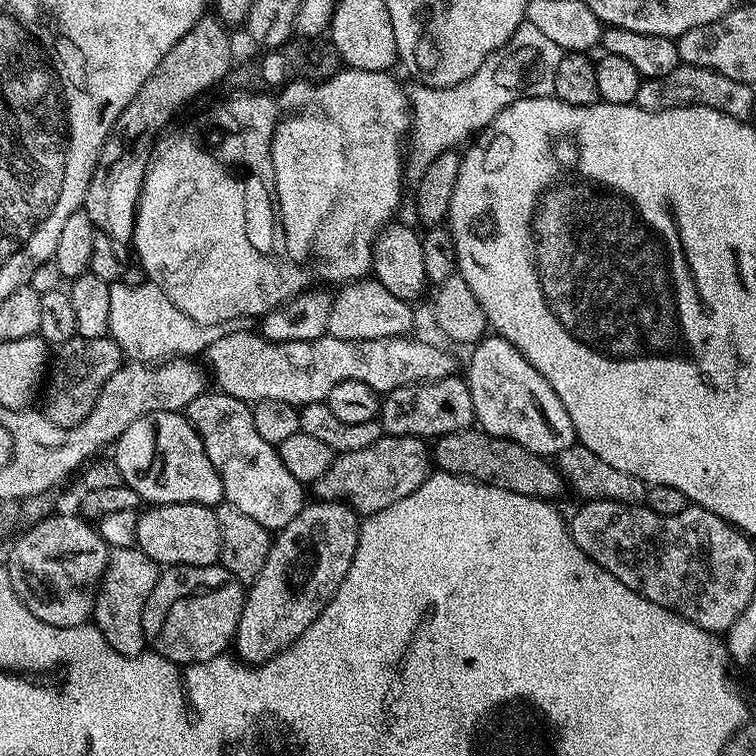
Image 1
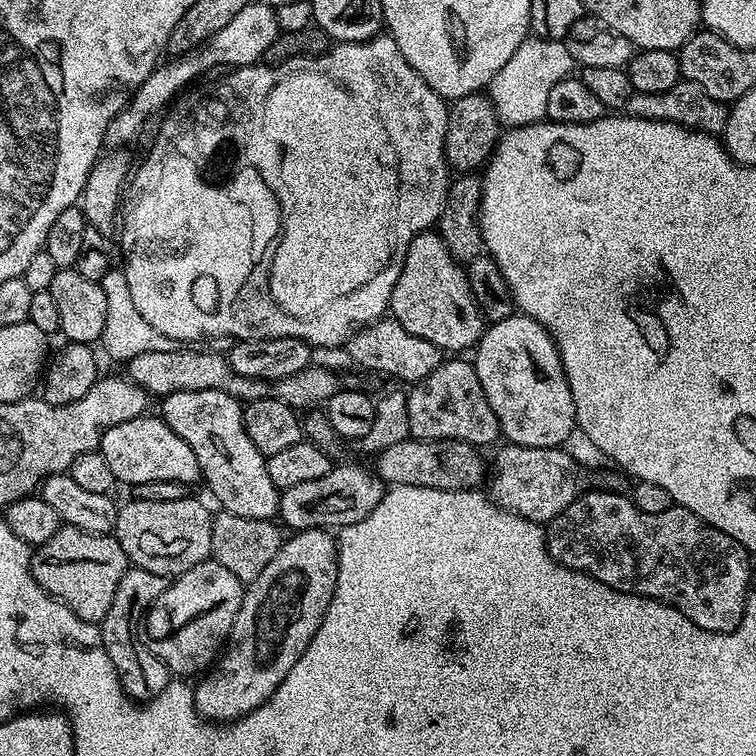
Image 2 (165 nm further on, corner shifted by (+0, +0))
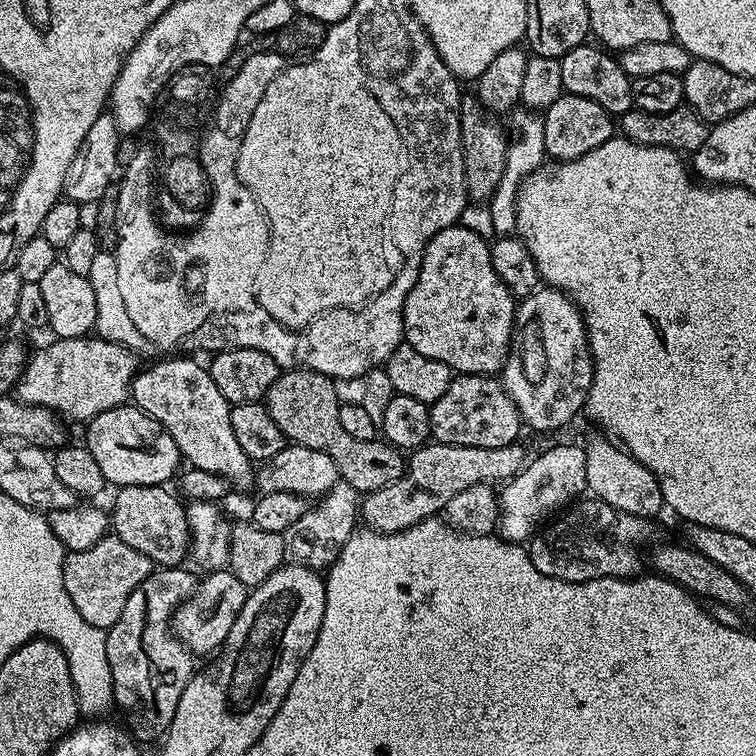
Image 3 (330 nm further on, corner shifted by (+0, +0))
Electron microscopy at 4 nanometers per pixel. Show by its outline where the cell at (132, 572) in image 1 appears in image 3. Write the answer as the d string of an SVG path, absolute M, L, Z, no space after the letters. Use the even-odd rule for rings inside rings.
M184 566L157 567L130 598L118 622L107 628L106 662L110 662L112 698L115 707L129 720L127 731L137 741L159 741L174 722L178 698L194 675L194 657L182 641L172 635L172 615L176 607L195 590L198 580Z

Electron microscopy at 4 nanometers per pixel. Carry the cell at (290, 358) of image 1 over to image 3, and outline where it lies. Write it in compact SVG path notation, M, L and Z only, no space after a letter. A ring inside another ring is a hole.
M99 338L53 339L51 343L31 353L14 388L15 395L24 403L49 408L69 421L87 422L129 399L132 380L138 371L136 353Z

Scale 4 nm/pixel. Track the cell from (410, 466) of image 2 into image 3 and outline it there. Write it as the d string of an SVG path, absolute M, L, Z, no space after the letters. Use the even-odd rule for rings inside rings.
M312 368L281 371L274 386L270 386L266 407L270 418L274 418L278 428L284 432L285 441L330 454L330 458L334 458L334 466L338 466L340 479L350 483L360 494L382 490L382 486L394 482L404 472L406 456L401 449L380 438L350 438L342 422L338 422L336 385L332 376L315 372Z

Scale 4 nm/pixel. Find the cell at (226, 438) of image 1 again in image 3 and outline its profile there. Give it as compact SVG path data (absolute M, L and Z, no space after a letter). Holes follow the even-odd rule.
M160 360L149 368L141 367L132 380L130 400L135 407L141 408L150 418L154 418L174 438L181 457L191 467L198 470L210 470L226 478L233 489L252 488L254 484L254 462L246 453L234 434L234 426L230 426L232 405L222 398L222 390L214 386L214 378L210 378L207 367L192 360Z

